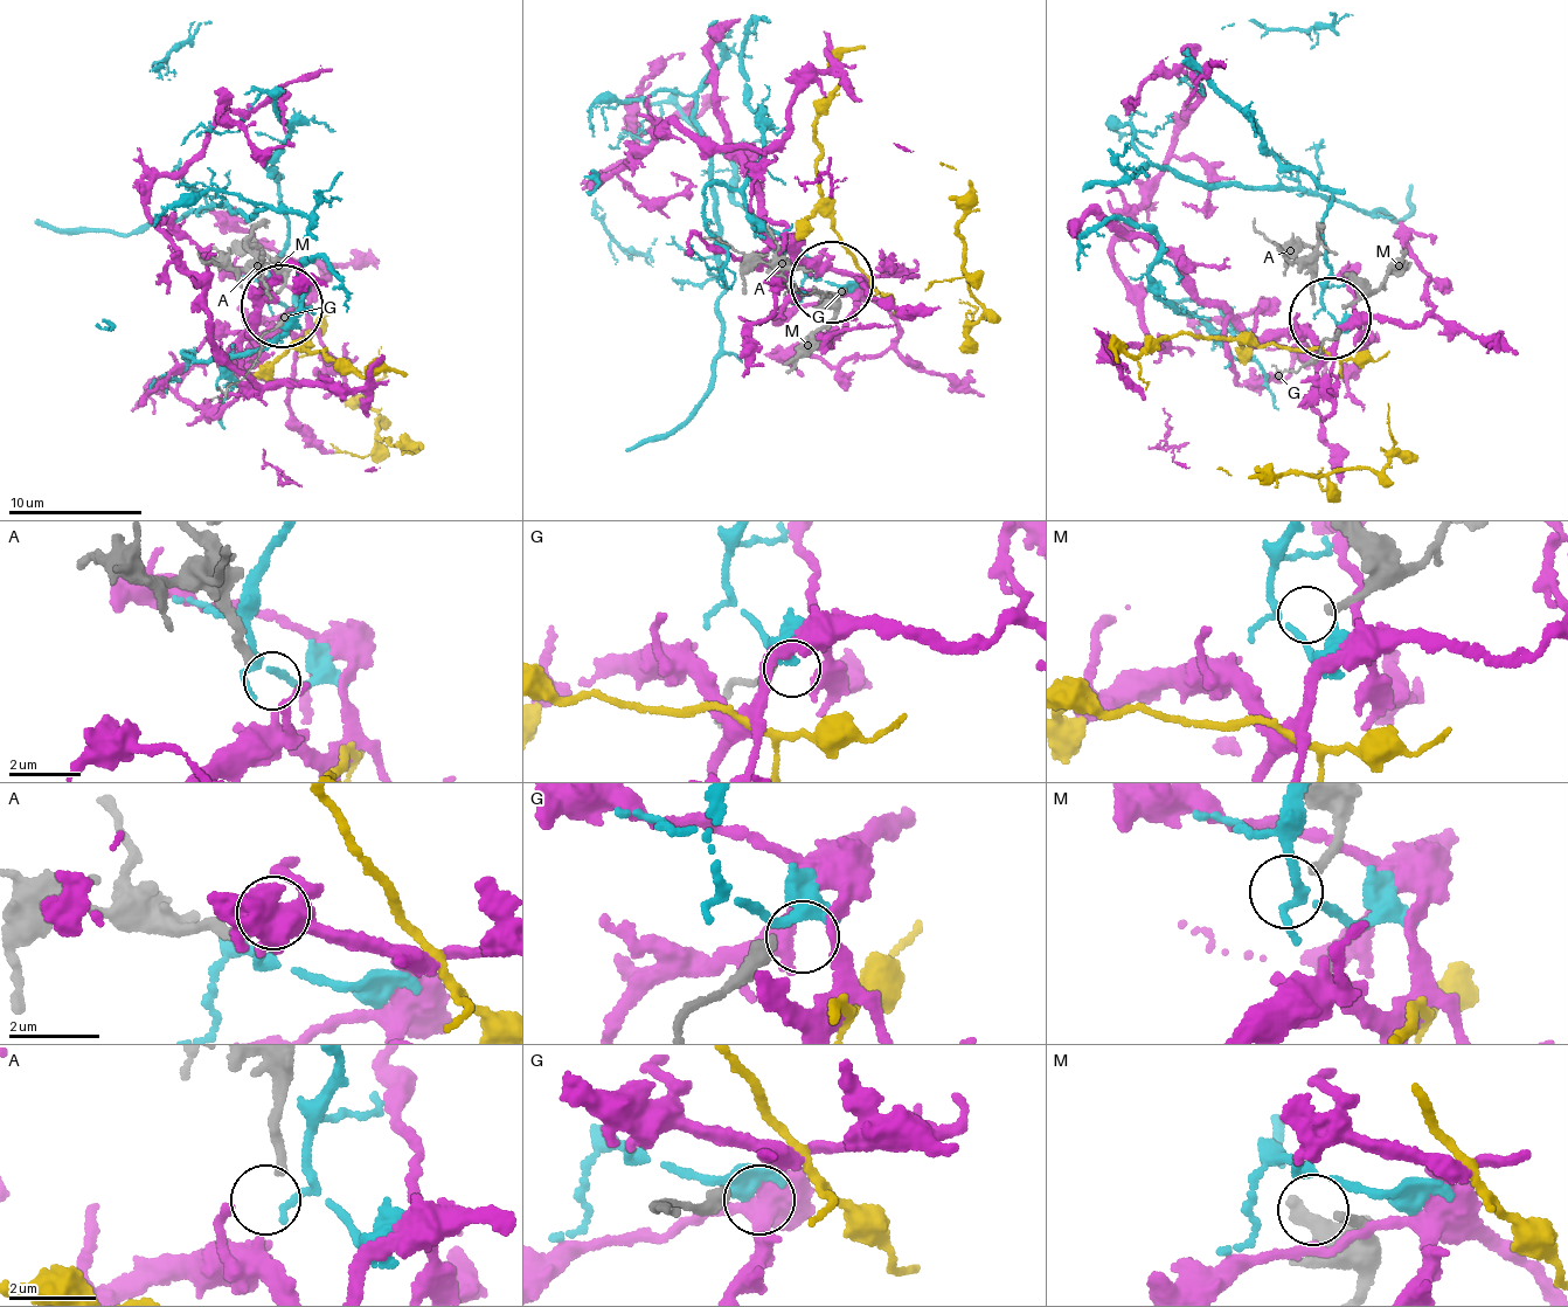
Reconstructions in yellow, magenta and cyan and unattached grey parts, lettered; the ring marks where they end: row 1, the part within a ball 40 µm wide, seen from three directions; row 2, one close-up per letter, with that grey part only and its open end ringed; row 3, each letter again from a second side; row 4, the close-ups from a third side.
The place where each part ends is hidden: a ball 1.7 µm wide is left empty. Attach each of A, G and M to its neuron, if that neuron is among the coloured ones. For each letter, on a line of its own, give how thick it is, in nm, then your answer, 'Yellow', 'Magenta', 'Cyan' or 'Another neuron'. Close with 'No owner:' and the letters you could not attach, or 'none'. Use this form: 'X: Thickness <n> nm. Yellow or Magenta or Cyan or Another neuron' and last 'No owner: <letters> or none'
A: Thickness 240 nm. Magenta
G: Thickness 320 nm. Another neuron
M: Thickness 190 nm. Another neuron
No owner: G, M

